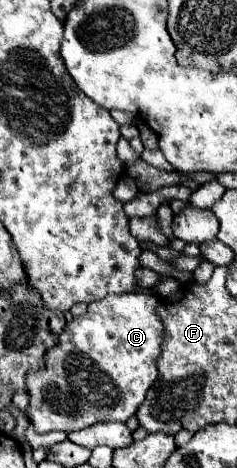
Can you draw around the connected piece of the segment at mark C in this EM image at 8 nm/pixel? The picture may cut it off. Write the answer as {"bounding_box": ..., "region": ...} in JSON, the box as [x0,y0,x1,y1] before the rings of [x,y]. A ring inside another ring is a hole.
{"bounding_box":[26,291,164,433],"region":[[[134,291],[134,293],[126,293],[126,295],[106,295],[106,299],[100,299],[98,303],[90,303],[88,311],[80,317],[74,317],[72,321],[66,323],[56,347],[48,349],[44,355],[44,369],[38,371],[28,371],[26,377],[26,389],[30,395],[28,407],[26,407],[26,415],[32,423],[32,427],[38,433],[50,433],[50,431],[64,431],[64,433],[72,433],[72,431],[80,431],[84,427],[96,425],[96,423],[104,423],[104,421],[126,421],[128,417],[132,417],[138,411],[138,405],[142,405],[146,391],[150,389],[150,385],[156,381],[158,377],[158,353],[162,353],[162,335],[164,335],[164,327],[162,327],[162,319],[158,319],[158,295],[152,291]]]}

